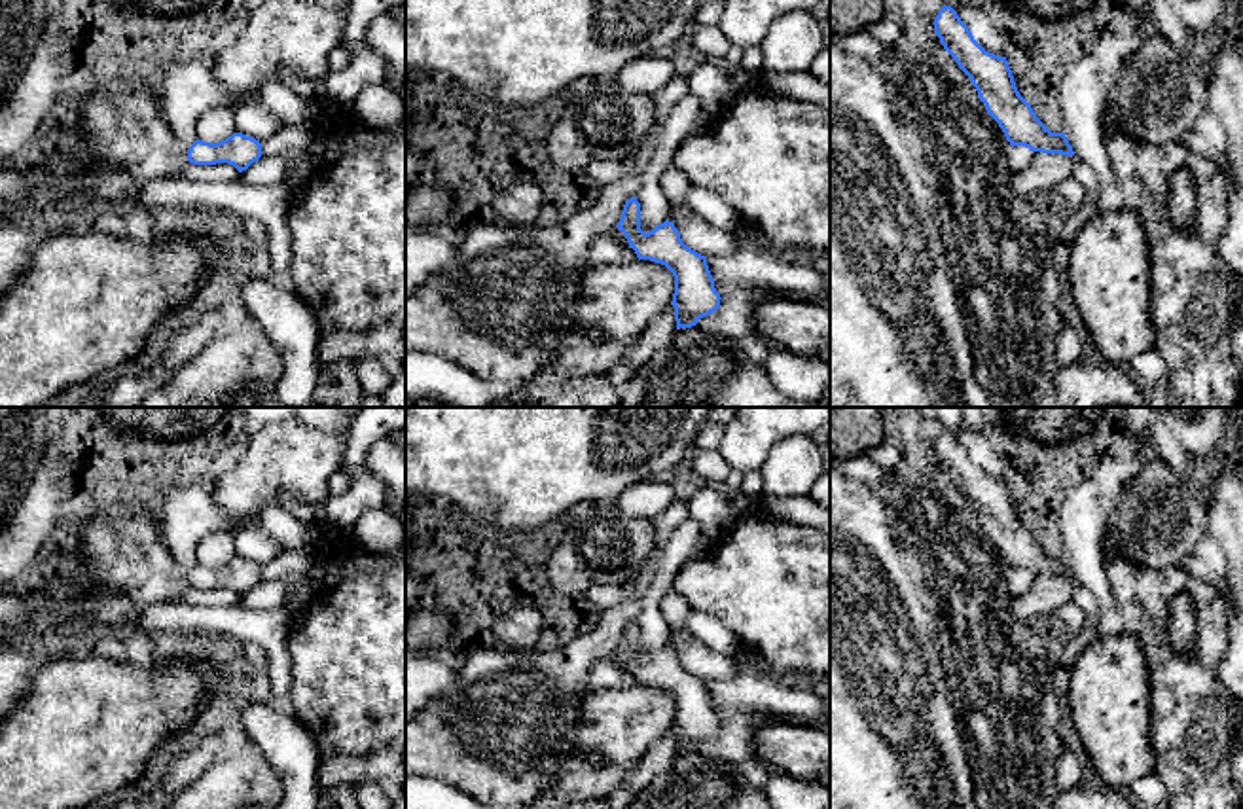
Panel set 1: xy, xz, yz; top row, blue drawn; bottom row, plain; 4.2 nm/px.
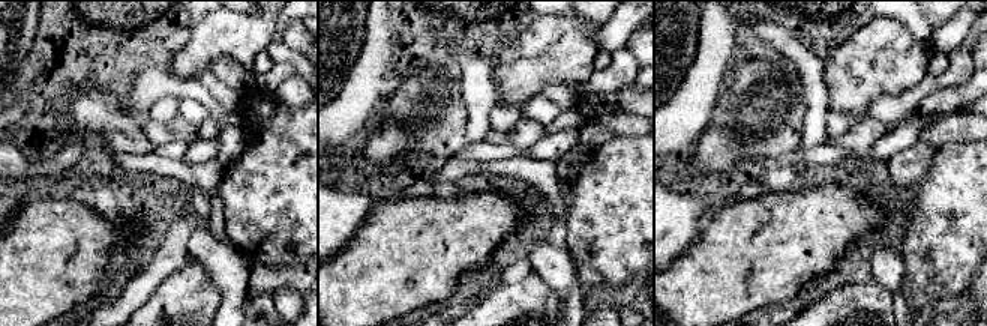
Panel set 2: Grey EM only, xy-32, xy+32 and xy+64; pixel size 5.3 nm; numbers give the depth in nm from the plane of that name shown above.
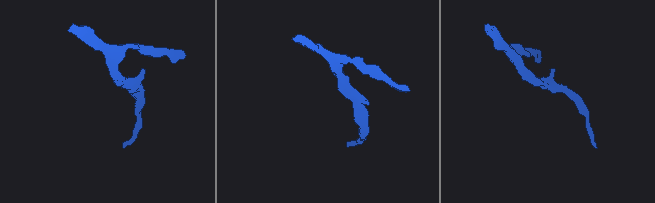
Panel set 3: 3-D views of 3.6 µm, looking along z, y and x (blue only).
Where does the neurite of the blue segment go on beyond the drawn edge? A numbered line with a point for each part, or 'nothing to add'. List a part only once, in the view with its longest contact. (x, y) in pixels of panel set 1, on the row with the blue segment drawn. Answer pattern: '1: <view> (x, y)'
nothing to add

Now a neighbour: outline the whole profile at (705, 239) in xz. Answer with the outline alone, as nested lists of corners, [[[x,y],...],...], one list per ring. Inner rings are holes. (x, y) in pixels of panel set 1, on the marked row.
[[[671,207],[667,220],[678,229],[682,243],[705,258],[735,250],[731,233],[707,224],[690,207]]]

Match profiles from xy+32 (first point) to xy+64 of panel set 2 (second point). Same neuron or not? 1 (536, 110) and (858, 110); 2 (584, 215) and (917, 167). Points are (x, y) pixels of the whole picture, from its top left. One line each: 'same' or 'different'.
1: different
2: different

